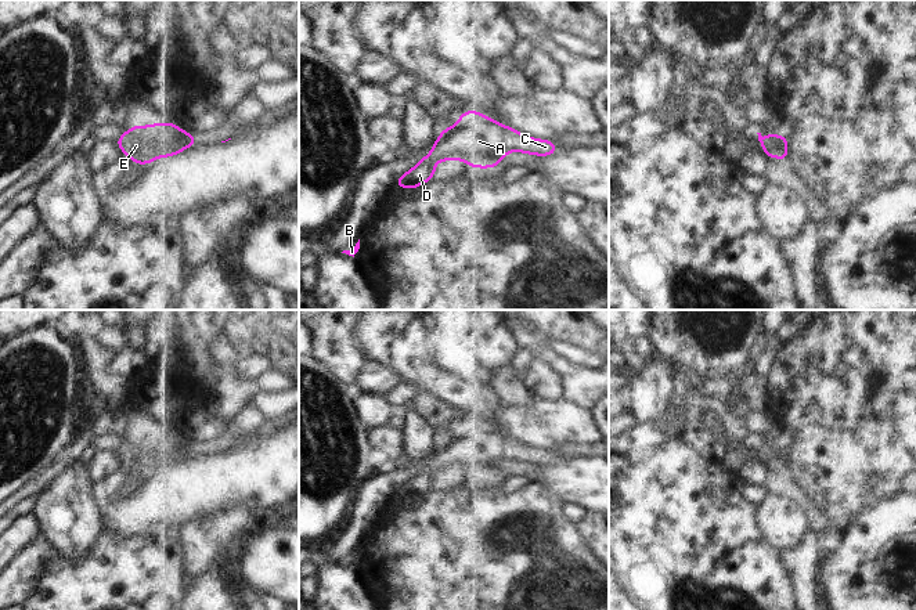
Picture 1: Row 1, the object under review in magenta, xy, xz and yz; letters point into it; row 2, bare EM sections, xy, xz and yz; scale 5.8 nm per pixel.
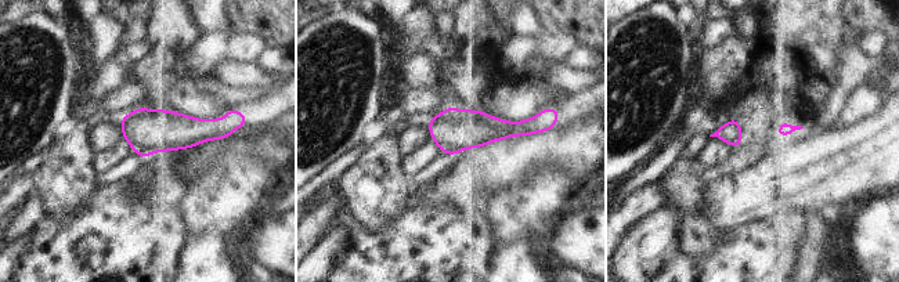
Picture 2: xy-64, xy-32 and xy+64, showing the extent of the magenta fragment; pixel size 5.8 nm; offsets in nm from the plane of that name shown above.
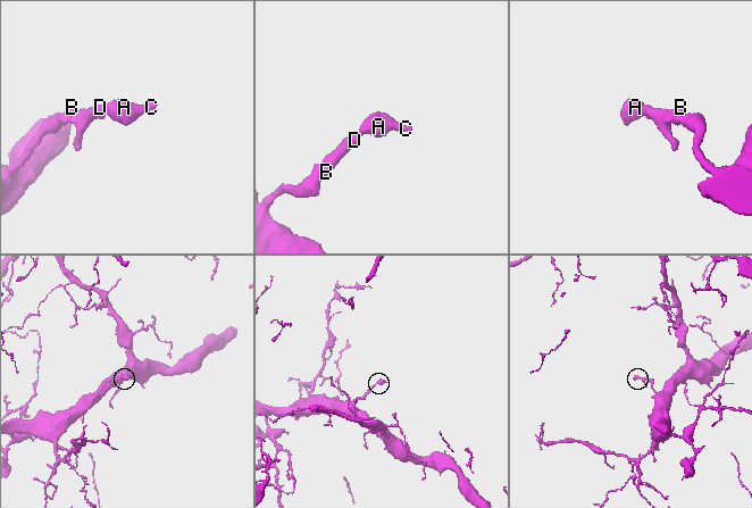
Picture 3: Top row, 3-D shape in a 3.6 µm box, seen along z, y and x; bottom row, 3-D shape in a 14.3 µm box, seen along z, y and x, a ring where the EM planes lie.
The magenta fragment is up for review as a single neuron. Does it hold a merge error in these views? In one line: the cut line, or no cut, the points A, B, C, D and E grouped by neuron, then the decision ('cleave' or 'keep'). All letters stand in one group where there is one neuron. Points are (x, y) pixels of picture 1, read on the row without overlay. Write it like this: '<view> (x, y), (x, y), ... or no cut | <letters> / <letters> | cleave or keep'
no cut | A B C D E | keep

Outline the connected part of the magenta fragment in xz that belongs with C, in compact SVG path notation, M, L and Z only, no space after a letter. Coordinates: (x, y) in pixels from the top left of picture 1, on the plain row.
M465 420L454 437L443 438L432 462L404 483L396 495L415 498L425 494L433 488L434 474L446 469L459 469L472 477L495 477L509 461L555 465L556 455L527 447L479 422Z

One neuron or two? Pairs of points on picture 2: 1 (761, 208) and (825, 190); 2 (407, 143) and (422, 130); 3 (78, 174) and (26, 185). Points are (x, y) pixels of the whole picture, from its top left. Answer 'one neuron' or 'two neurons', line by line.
1: one neuron
2: one neuron
3: two neurons

